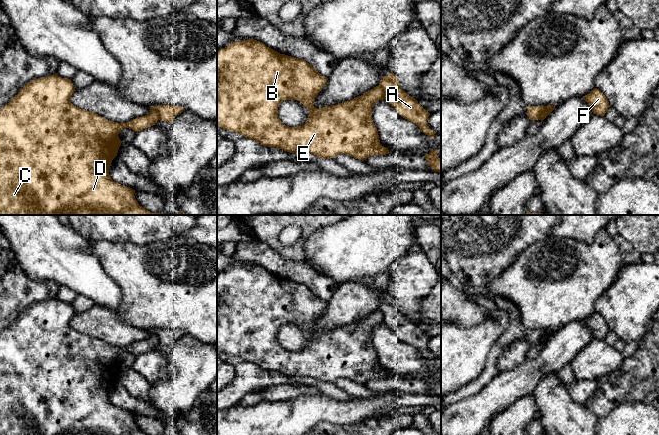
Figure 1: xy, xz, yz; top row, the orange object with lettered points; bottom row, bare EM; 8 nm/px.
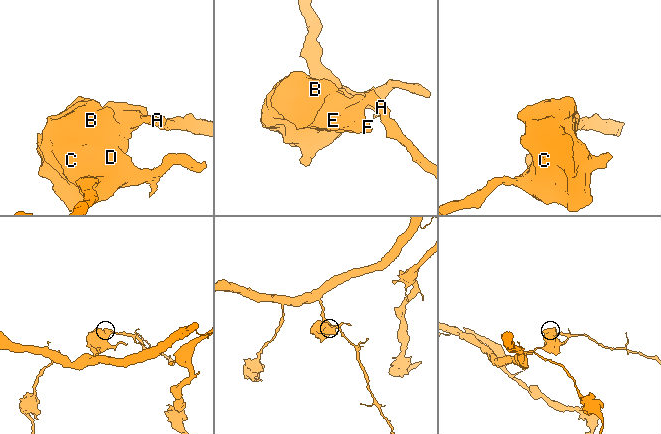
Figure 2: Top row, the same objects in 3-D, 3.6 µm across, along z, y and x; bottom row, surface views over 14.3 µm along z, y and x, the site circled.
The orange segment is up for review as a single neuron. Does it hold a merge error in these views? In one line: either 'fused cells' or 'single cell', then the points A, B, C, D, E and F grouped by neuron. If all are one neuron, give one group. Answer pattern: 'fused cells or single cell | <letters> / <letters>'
fused cells | A / B C D E F

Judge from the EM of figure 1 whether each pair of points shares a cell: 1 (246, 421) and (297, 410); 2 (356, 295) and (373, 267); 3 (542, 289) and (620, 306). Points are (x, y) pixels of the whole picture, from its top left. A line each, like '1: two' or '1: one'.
1: one
2: two
3: two

